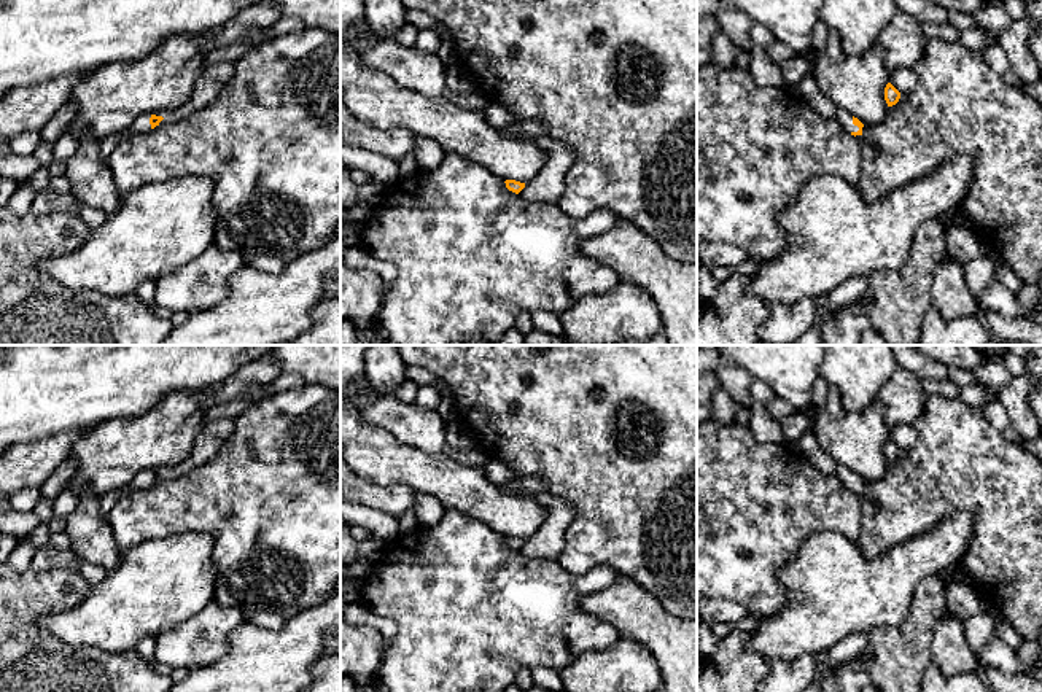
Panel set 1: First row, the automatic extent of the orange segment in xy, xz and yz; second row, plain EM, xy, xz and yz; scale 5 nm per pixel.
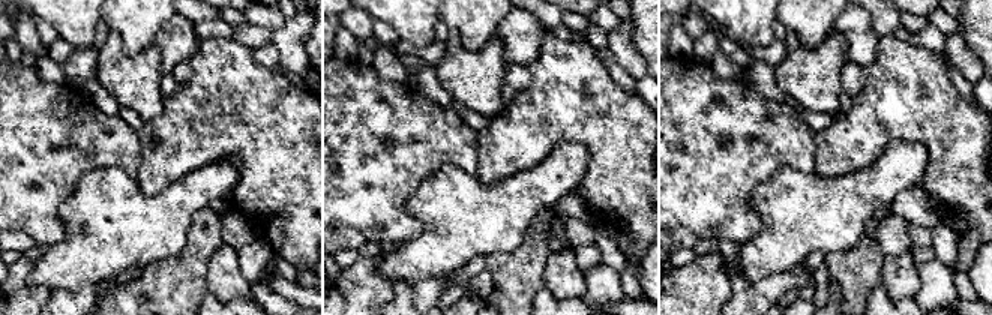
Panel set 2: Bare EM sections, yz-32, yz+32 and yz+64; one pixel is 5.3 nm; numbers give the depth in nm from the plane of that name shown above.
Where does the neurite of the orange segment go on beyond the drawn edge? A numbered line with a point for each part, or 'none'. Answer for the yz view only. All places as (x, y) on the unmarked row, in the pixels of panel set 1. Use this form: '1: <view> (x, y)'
1: yz (843, 474)

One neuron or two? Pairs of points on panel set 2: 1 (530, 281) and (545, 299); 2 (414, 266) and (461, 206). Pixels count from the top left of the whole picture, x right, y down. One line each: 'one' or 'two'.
1: two
2: one

